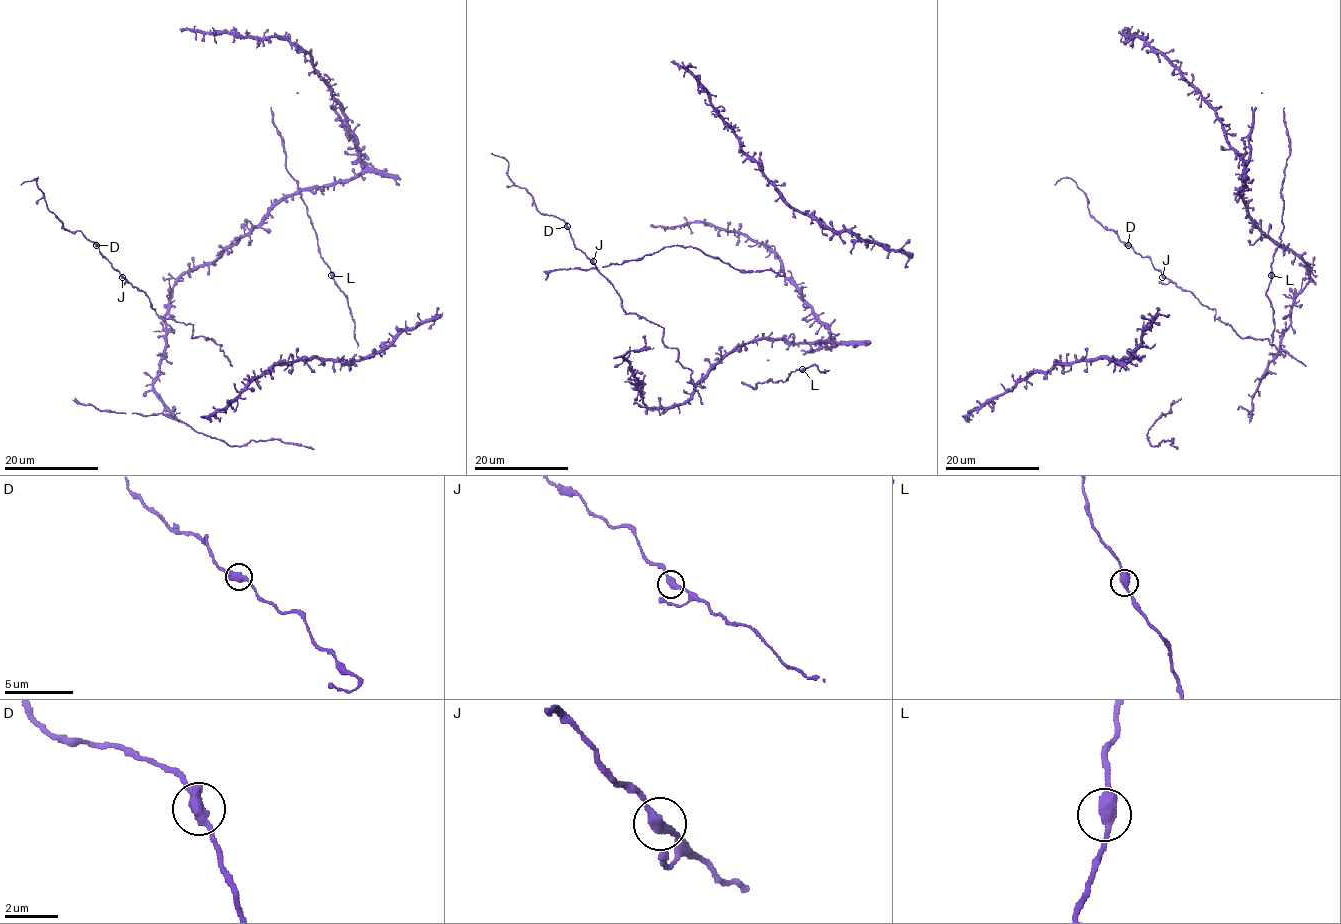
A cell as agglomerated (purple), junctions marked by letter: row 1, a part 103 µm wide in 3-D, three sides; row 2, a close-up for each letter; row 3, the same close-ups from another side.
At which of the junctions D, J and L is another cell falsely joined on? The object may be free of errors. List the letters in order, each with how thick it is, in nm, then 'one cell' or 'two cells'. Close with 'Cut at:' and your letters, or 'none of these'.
D: calibre 420 nm; one cell
J: calibre 360 nm; one cell
L: calibre 440 nm; one cell
Cut at: none of these

